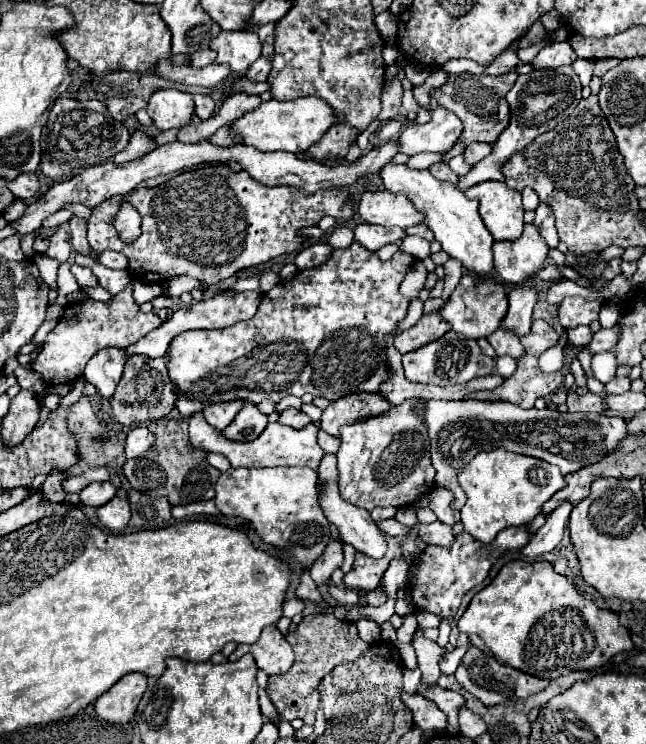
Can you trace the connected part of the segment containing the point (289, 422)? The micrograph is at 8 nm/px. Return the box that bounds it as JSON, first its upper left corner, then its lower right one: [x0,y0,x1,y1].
[279,408,311,428]

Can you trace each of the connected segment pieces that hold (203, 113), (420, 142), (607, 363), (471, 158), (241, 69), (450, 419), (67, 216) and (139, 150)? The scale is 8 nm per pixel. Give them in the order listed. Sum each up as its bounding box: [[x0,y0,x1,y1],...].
[[193,94,215,120],[399,106,463,156],[591,352,617,384],[463,142,493,164],[211,30,261,74],[419,400,627,510],[43,210,75,228],[115,130,155,164]]

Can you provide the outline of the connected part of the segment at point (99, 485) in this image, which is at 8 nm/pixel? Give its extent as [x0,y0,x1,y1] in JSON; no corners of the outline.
[79,482,115,508]

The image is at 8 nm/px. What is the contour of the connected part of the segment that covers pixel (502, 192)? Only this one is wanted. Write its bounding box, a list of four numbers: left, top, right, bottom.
[465,182,523,240]

